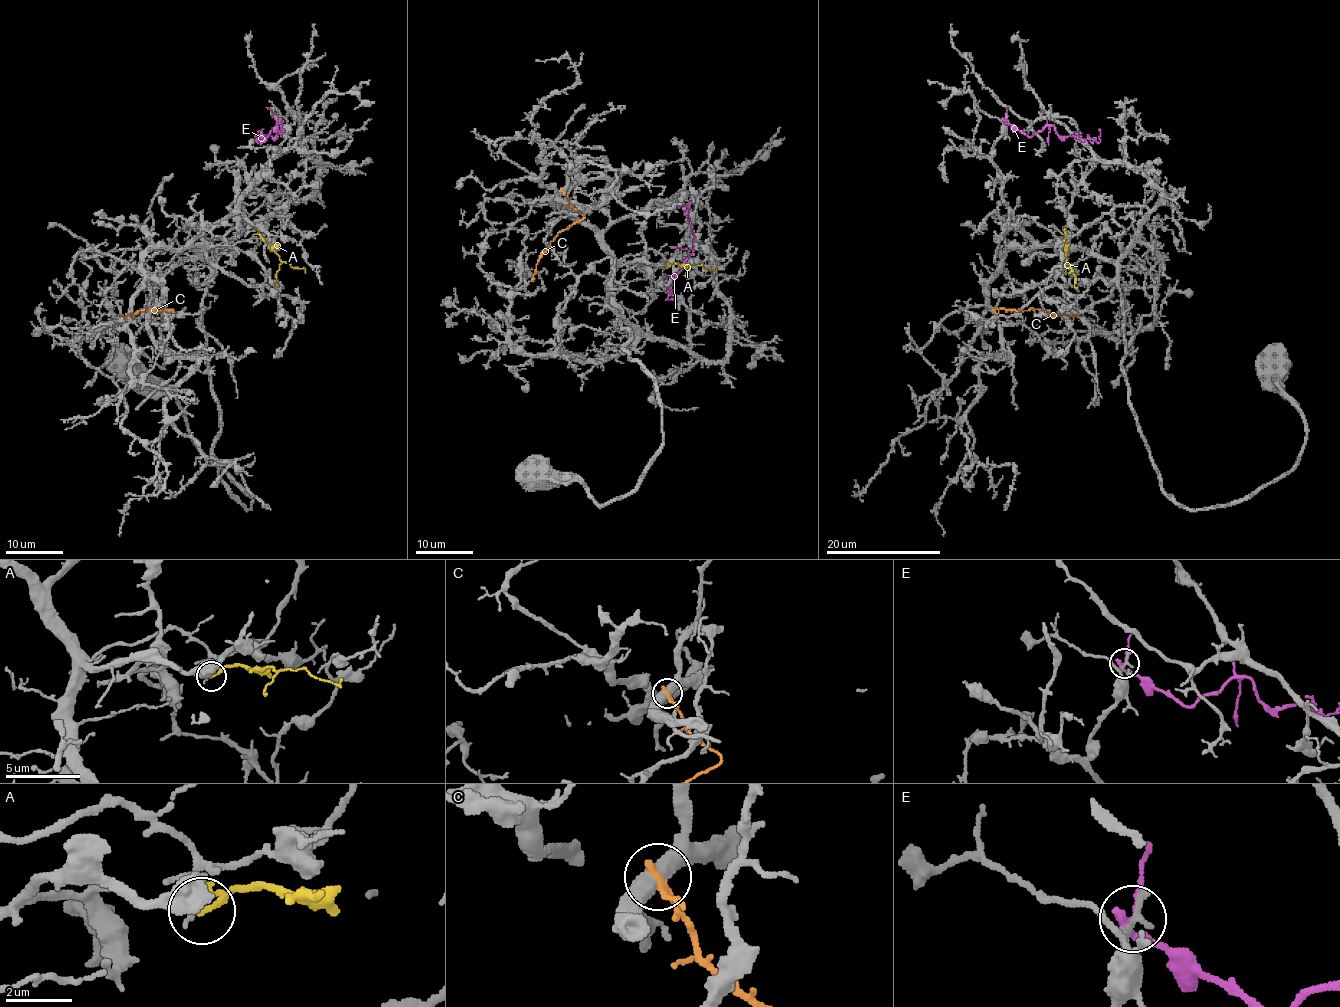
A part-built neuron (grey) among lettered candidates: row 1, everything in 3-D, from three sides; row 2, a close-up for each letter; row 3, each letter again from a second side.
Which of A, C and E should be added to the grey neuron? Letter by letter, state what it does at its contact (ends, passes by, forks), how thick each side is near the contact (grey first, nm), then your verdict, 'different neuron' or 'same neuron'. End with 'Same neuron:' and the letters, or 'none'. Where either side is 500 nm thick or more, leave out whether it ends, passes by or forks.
A: it passes by; calibres 160 and 140 nm; different neuron
C: it passes by; calibres 460 and 190 nm; different neuron
E: it passes by; calibres 240 and 240 nm; different neuron
Same neuron: none

